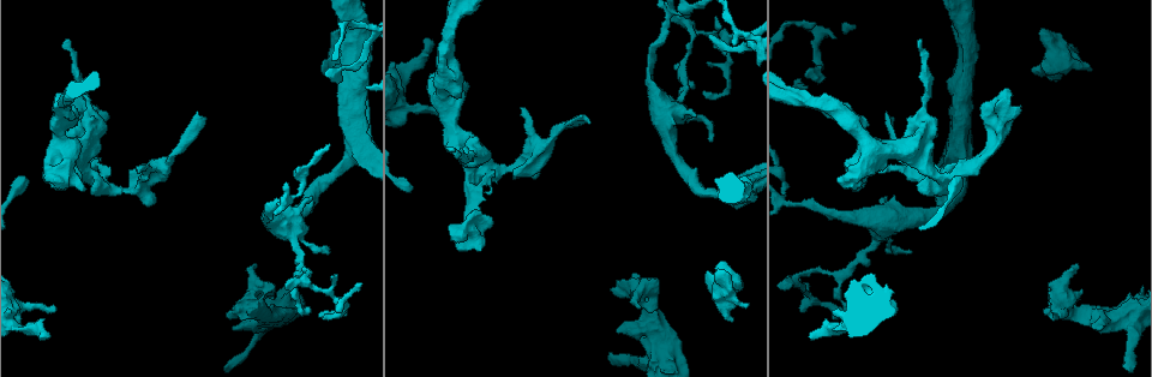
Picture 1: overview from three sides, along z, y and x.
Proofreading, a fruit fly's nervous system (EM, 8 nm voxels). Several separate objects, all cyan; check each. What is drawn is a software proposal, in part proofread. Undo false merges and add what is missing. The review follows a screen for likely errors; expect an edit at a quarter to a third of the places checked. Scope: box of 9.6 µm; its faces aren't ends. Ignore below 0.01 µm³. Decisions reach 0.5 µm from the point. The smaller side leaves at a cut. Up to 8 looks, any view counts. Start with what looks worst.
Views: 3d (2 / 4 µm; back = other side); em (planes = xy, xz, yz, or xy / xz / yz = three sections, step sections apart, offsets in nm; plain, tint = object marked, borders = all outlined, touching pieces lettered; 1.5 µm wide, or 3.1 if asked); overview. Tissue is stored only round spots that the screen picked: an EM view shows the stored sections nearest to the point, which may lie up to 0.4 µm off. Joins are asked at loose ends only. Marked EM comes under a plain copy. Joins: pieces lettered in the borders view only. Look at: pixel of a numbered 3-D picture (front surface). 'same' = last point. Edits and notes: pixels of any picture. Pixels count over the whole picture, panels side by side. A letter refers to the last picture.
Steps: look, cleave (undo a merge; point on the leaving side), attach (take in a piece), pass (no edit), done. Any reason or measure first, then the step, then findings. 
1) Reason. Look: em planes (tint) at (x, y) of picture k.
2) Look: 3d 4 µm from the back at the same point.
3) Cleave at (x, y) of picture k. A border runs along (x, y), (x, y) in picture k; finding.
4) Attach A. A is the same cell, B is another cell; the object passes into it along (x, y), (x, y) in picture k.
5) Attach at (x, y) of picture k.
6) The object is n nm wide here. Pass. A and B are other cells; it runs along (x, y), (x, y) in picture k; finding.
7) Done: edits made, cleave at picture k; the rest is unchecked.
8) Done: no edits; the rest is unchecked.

Free end. Look: em planes (borders) at (1056, 80) of picture 1.

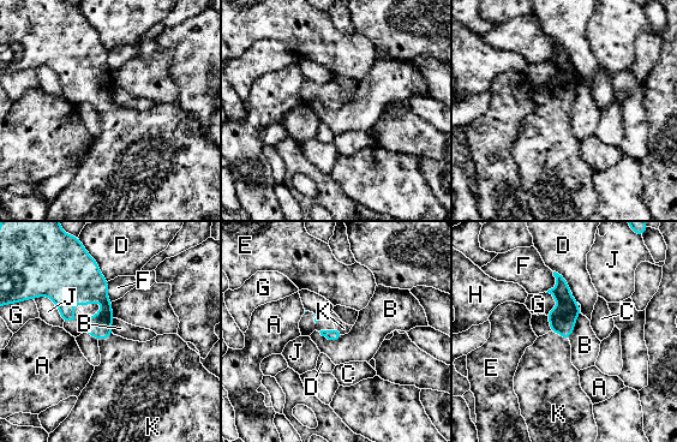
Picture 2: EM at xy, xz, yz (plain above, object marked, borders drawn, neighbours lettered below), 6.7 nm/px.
The longest contact is with J, 260 nm. Attach K. K is the same cell, A, B, C, D, E, F, G, H and J are other cells; the object passes into it along (99, 326), (105, 339), (127, 368) in picture 2; the neuron continues.

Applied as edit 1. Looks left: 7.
An open end. Look: 3d 2 µm at (812, 337) of picture 1.

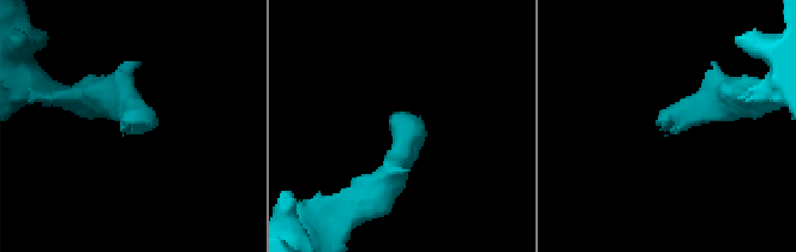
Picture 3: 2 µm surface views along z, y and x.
Look: em planes (tint) at (663, 128) of picture 3.

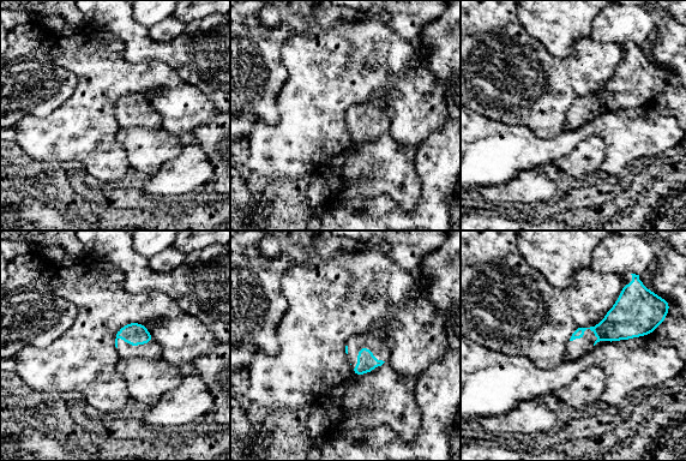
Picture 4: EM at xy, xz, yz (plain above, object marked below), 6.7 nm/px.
What lies round it. Look: em planes (borders) at the same point.

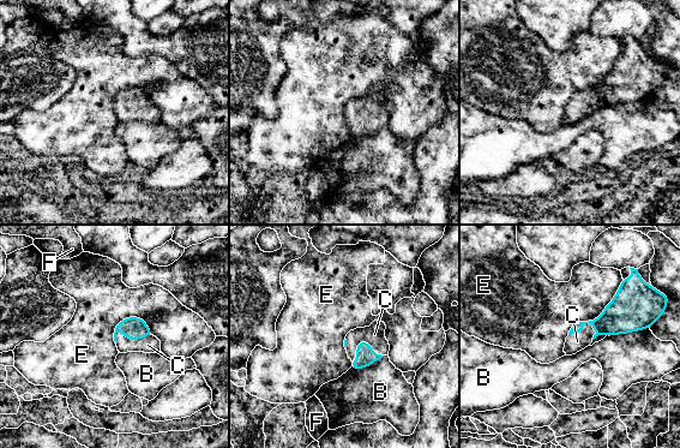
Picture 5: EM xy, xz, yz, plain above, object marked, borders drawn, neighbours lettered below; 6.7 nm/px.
Attach C. C is the same cell, B, E and F are other cells; it goes on there.

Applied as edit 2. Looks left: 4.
Look: overview.

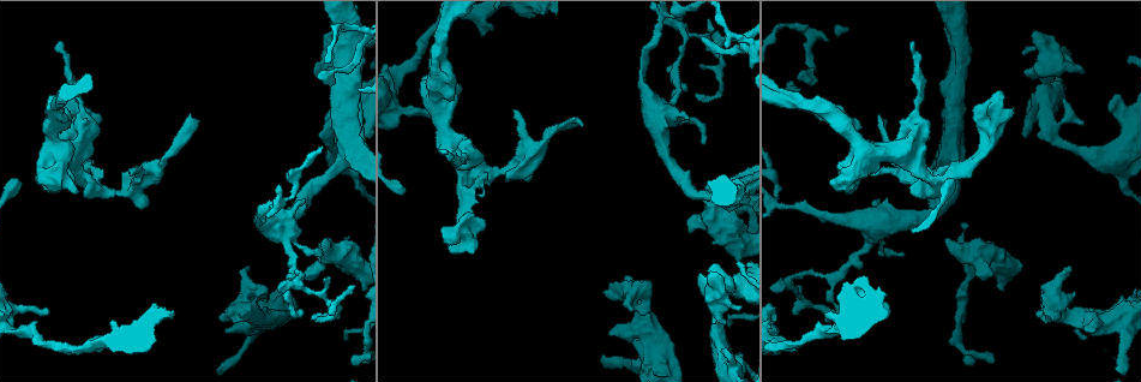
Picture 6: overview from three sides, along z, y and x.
Thin end. Look: 3d 2 µm at (583, 124) of picture 6.

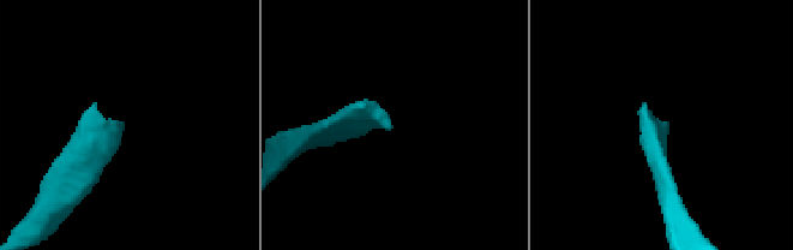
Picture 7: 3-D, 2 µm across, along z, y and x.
Look: em planes (tint) at (659, 121) of picture 7.

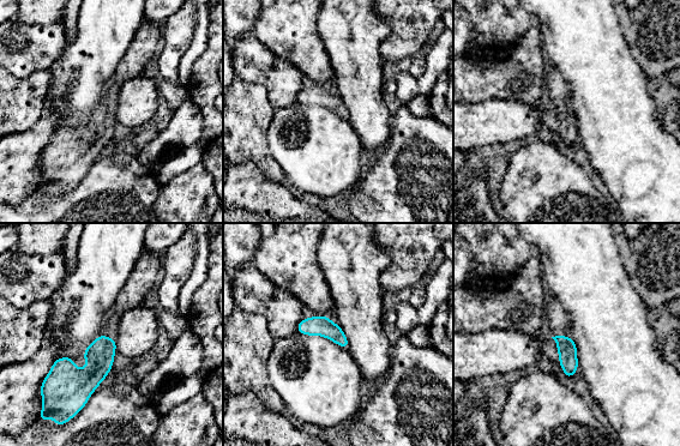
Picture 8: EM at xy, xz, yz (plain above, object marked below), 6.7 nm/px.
What lies round it. Look: em planes (borders) at the same point.

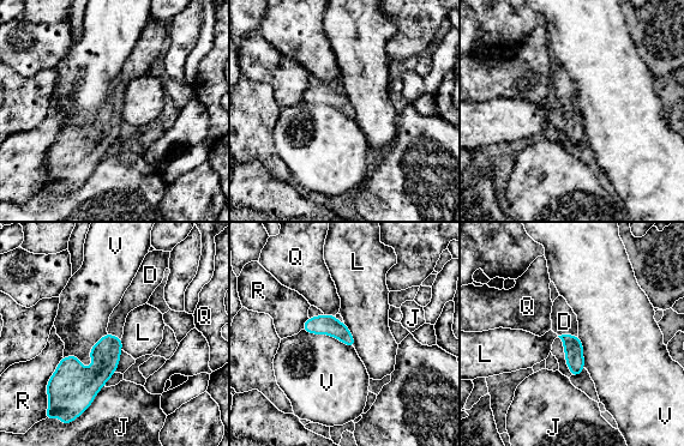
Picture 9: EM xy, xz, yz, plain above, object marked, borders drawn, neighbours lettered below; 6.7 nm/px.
Attach D. D is the same cell, J, L, Q, R and V are other cells; the object passes into it along (572, 345), (568, 335), (564, 321) in picture 9; the neuron continues.

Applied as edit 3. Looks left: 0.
Done: edits made, attach at picture 2, attach at picture 5, attach at picture 9; the rest is unchecked.

